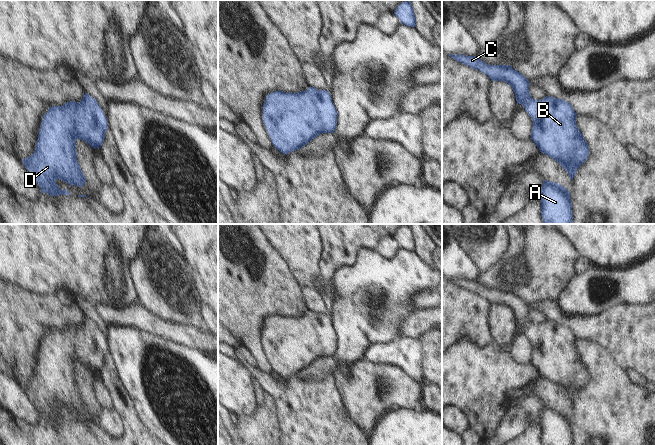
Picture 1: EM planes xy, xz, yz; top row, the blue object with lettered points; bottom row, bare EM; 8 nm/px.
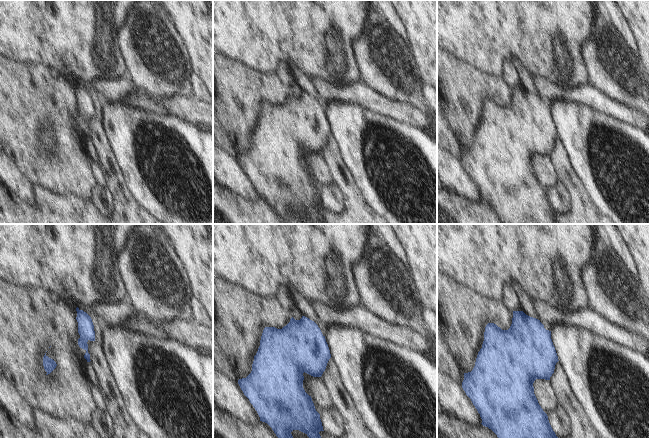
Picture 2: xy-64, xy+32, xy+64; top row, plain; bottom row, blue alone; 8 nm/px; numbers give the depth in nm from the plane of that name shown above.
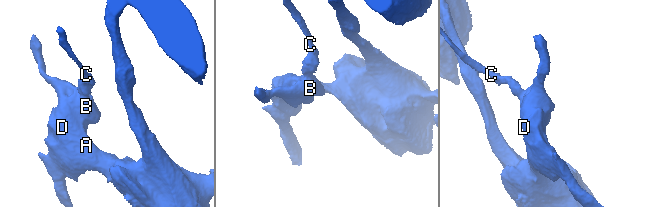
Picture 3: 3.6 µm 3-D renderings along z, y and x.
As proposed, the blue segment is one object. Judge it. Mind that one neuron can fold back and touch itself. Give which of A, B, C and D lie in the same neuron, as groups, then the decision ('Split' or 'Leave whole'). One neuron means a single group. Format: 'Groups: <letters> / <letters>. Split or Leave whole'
Groups: A B C D. Leave whole

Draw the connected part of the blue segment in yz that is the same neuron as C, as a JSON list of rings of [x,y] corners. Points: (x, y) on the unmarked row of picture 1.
[[[462,278],[449,279],[454,284],[468,289],[472,293],[478,293],[489,300],[492,305],[504,305],[508,307],[516,321],[518,328],[524,330],[525,335],[533,344],[531,363],[544,377],[557,385],[566,394],[572,404],[578,392],[587,384],[589,380],[589,370],[576,348],[577,337],[570,327],[563,323],[546,320],[542,324],[535,324],[529,316],[529,305],[520,296],[514,294],[510,289],[489,289],[478,283],[476,280],[466,280]]]

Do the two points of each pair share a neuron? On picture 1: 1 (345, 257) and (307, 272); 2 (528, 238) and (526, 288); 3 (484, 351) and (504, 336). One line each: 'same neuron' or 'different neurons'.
1: different neurons
2: same neuron
3: different neurons

